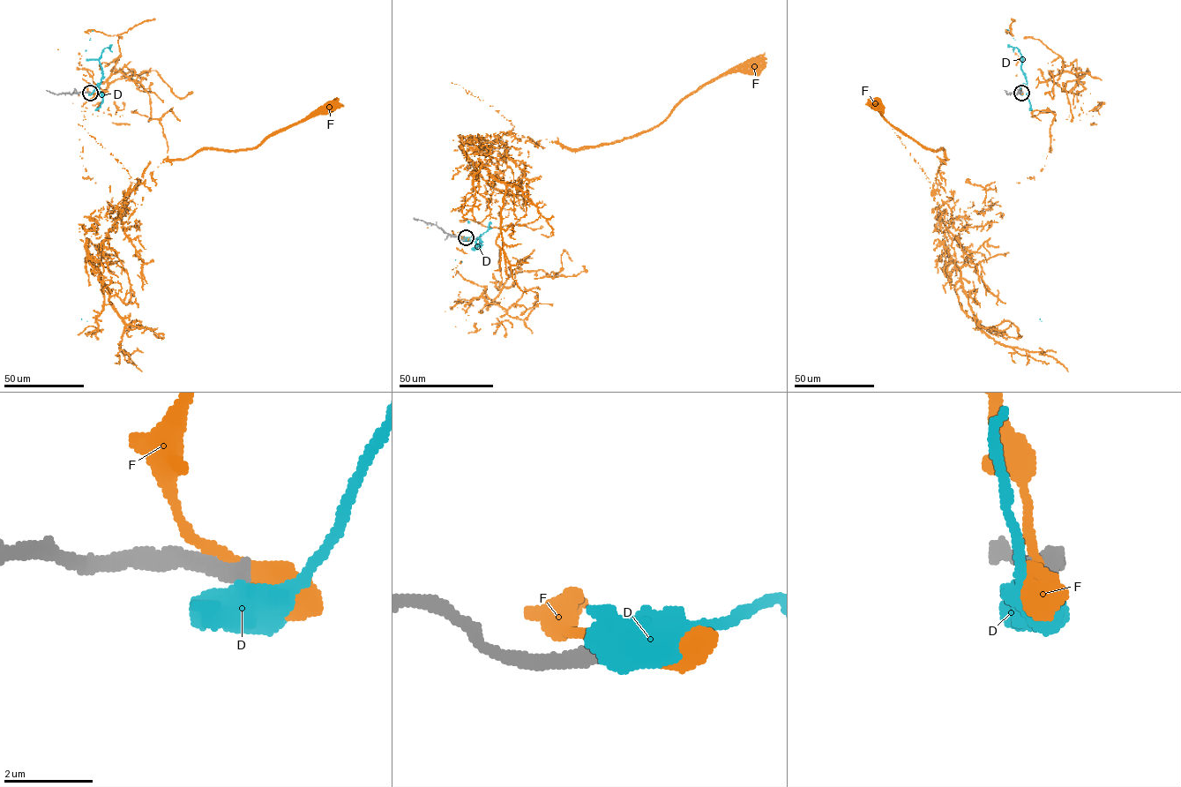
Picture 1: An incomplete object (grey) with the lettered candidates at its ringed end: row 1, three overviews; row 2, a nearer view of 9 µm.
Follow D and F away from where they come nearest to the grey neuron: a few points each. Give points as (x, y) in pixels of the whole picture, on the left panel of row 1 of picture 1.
D: (90, 93), (98, 85), (102, 101), (95, 110), (86, 320)
F: (90, 93), (85, 33), (118, 35), (79, 139), (119, 220), (164, 159), (254, 148), (332, 105)

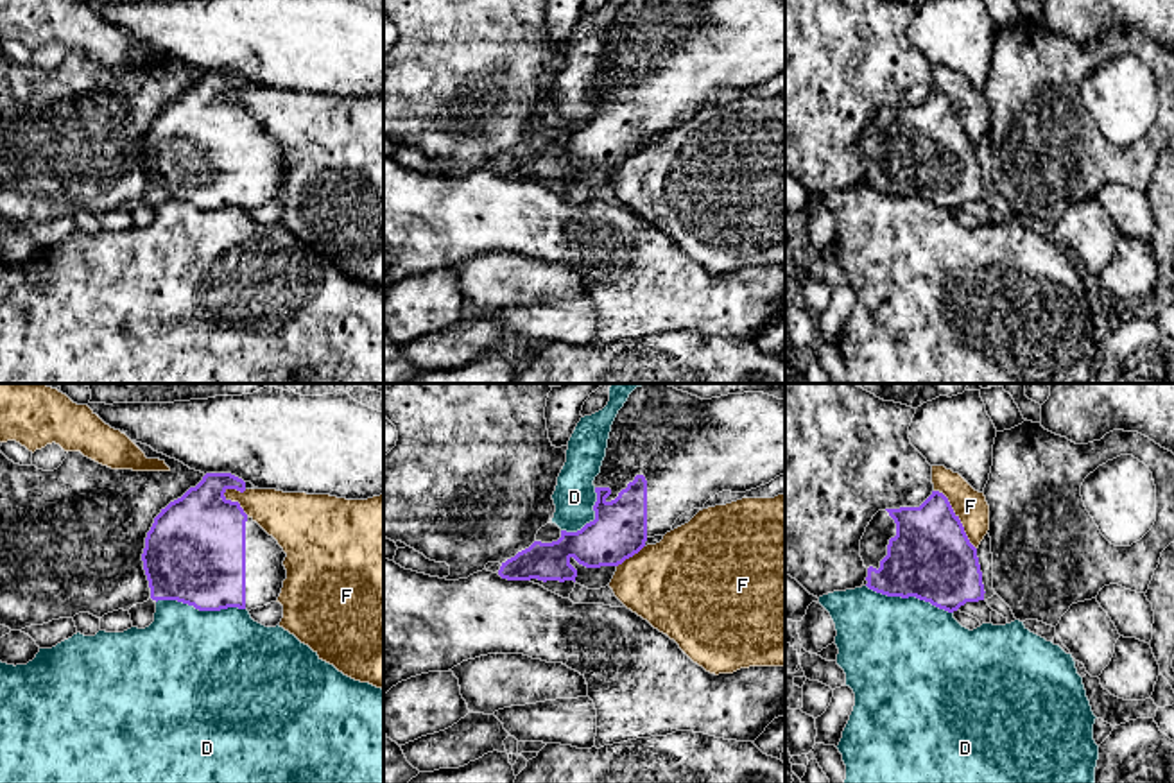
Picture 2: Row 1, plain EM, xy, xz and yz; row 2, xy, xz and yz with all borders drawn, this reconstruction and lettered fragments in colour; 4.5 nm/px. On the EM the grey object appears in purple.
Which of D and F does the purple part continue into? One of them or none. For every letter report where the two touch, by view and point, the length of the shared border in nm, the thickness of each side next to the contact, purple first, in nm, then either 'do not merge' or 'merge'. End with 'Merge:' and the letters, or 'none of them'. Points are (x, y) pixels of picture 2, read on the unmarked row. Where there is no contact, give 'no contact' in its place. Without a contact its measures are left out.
D: contact xy (201, 208); length 400 nm; calibres 440 and 500 nm; do not merge
F: contact yz (958, 117); length 320 nm; calibres 380 and 150 nm; do not merge
Merge: none of them

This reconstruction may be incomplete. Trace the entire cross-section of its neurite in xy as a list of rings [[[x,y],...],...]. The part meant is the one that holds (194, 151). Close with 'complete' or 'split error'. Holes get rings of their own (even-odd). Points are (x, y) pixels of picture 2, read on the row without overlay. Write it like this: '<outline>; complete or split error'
[[[206,72],[154,116],[142,152],[152,199],[177,199],[199,210],[251,210],[278,199],[287,177],[287,152],[238,100],[224,95],[228,88],[244,91],[258,86],[231,72]]]; split error

